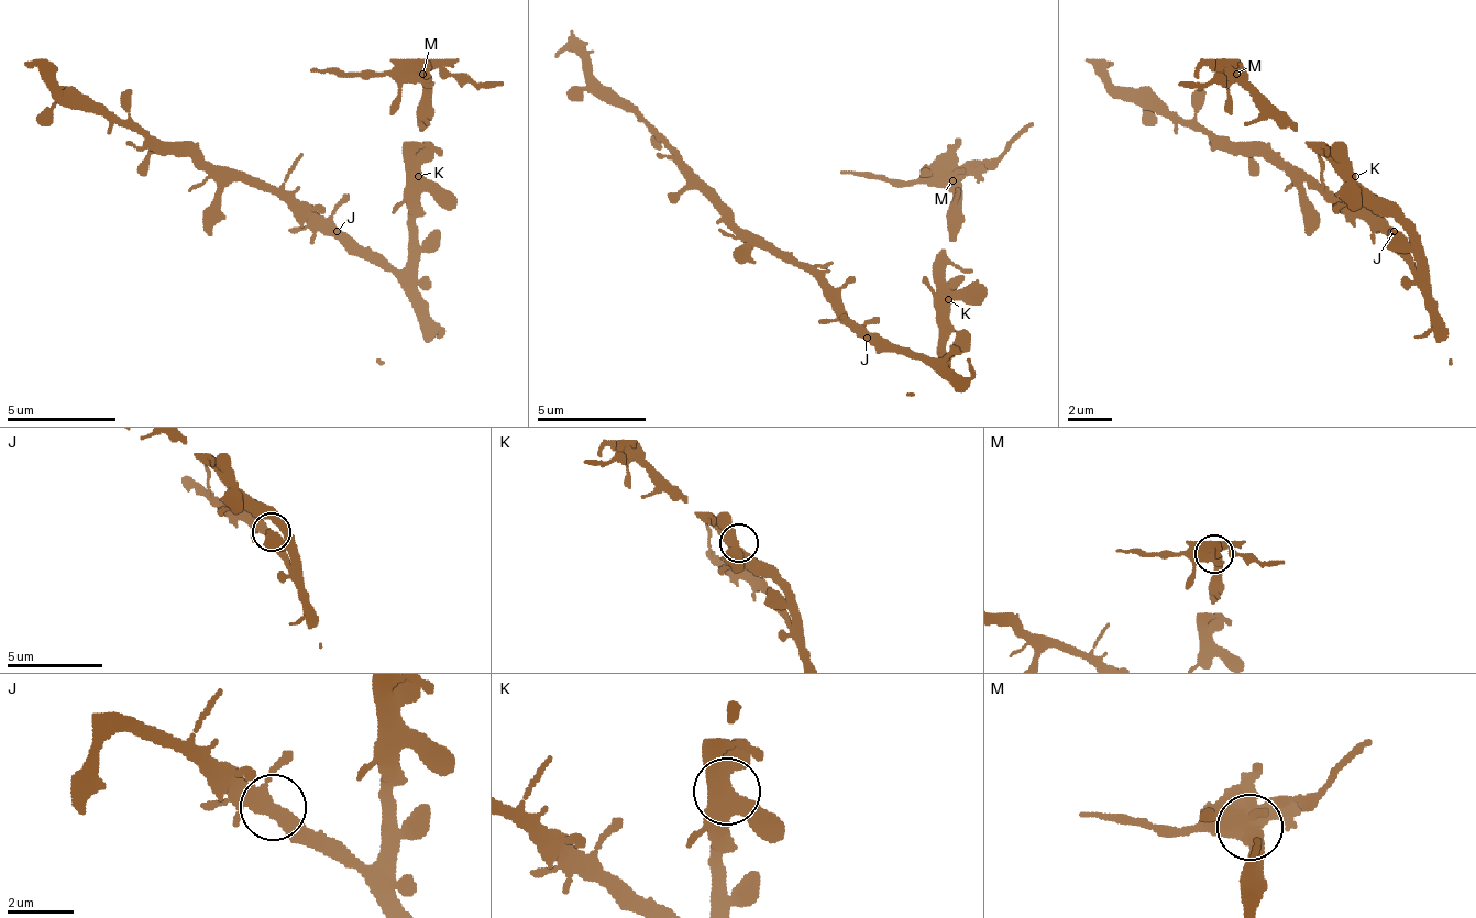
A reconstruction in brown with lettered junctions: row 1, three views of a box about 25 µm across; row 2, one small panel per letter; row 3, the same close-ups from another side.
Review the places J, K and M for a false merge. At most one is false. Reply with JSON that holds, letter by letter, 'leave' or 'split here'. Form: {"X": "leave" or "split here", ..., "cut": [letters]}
{"J": "leave", "K": "leave", "M": "split here", "cut": ["M"]}

